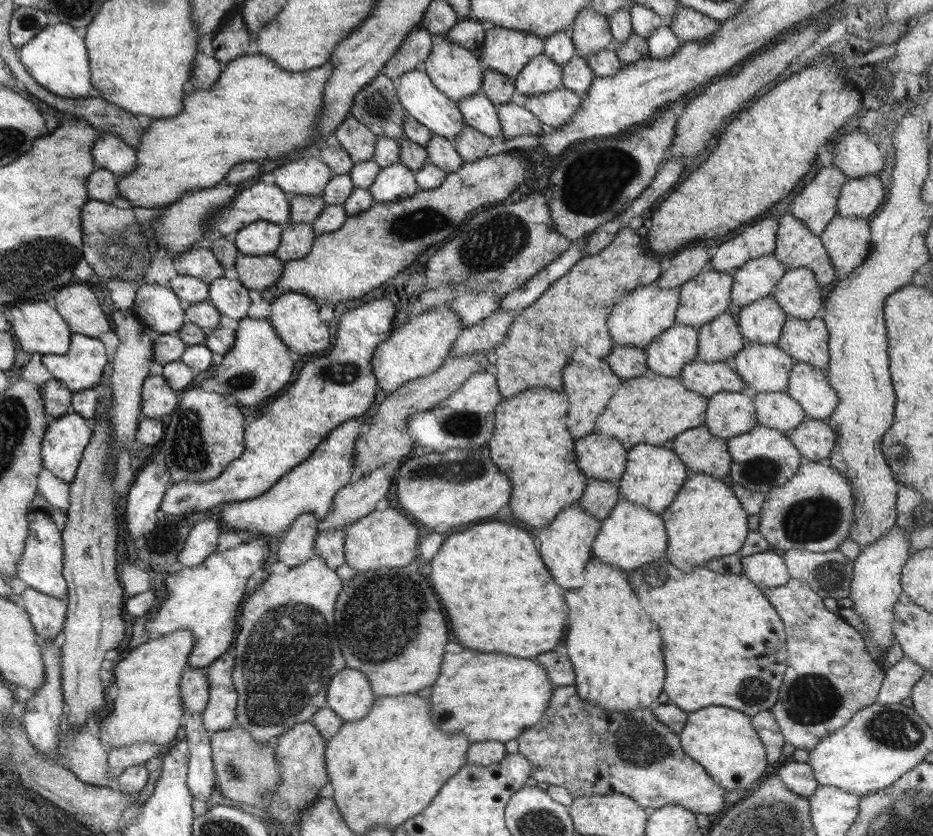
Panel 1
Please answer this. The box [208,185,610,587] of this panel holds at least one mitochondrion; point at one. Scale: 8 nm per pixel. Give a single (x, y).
(498, 239)

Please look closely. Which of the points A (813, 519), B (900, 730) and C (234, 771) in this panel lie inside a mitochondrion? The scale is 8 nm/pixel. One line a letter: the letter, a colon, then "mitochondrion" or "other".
A: mitochondrion
B: mitochondrion
C: mitochondrion

